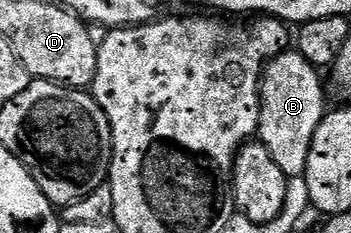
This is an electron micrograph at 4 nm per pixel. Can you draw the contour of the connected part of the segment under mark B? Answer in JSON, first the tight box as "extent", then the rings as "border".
{"extent":[258,49,326,179],"border":[[[289,49],[281,51],[280,54],[267,60],[262,71],[260,81],[260,130],[258,132],[259,142],[274,157],[278,169],[287,175],[289,179],[303,175],[306,169],[306,157],[310,157],[310,141],[314,141],[314,132],[326,113],[324,107],[324,83],[320,80],[321,72],[306,57],[302,57],[299,51]]]}

